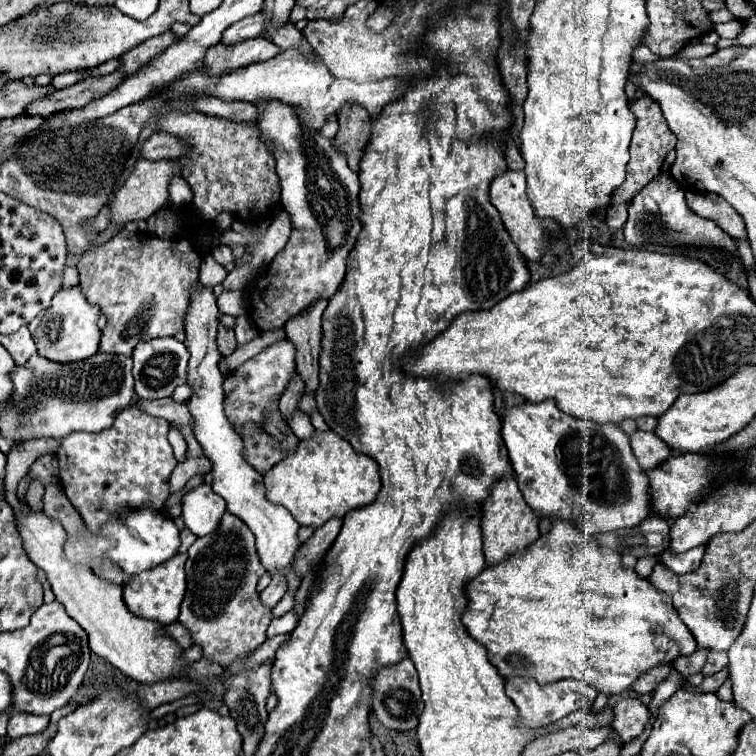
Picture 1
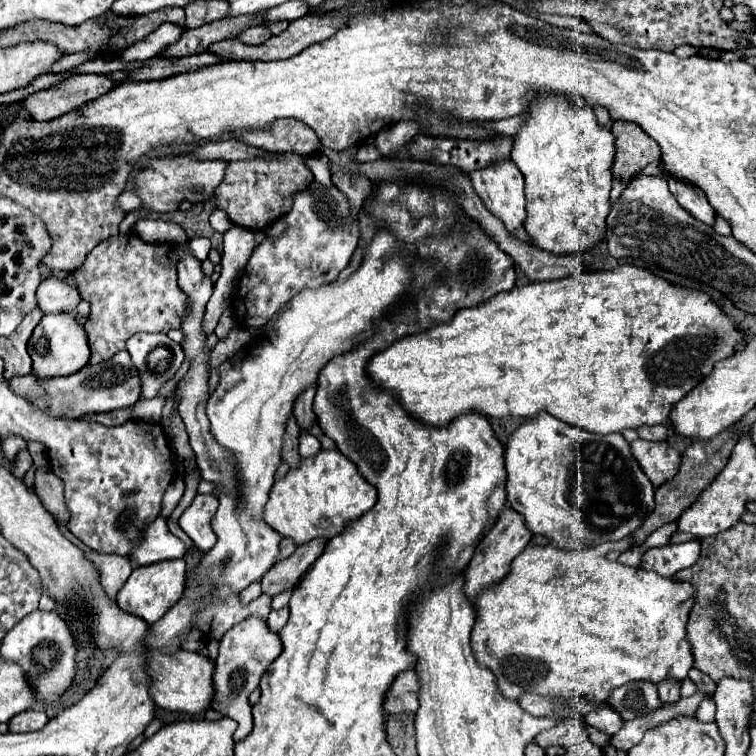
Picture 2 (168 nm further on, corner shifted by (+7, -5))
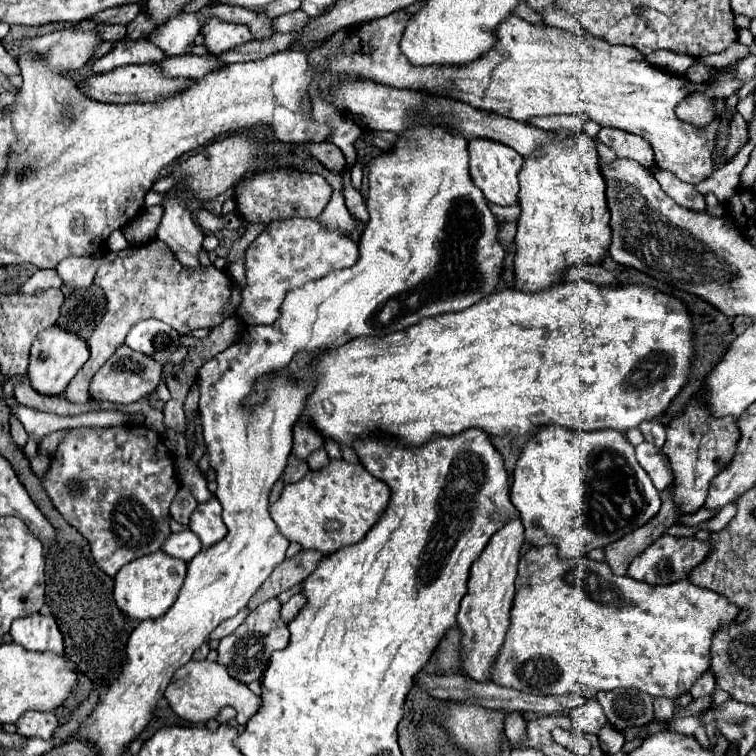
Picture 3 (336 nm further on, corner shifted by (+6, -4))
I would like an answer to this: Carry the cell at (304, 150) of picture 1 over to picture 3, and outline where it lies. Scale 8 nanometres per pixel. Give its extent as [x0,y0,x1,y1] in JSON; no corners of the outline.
[238,218,358,324]

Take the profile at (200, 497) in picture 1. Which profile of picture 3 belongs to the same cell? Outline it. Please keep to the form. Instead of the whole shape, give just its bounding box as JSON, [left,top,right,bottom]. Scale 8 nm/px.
[190,496,228,548]

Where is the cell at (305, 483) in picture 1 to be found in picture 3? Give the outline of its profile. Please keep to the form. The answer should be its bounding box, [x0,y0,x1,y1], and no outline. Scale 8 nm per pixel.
[270,458,390,554]

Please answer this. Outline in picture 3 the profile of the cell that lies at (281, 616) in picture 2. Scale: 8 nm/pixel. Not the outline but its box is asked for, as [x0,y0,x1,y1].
[280,594,304,622]

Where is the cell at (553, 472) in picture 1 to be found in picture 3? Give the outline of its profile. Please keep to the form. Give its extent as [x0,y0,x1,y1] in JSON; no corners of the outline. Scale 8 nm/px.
[510,424,660,558]

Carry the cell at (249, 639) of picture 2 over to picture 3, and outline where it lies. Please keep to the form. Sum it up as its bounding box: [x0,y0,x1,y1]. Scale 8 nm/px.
[218,598,288,684]

